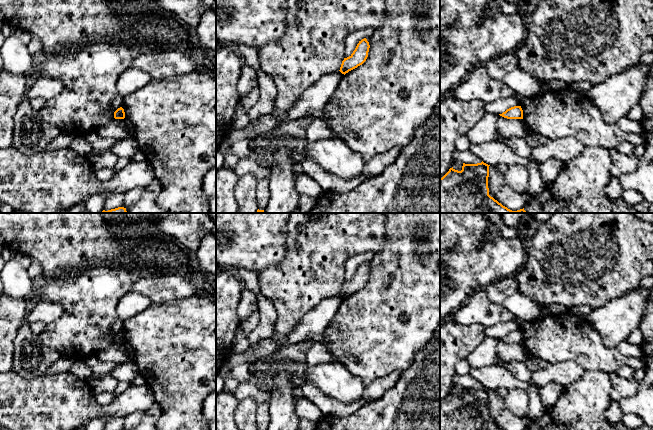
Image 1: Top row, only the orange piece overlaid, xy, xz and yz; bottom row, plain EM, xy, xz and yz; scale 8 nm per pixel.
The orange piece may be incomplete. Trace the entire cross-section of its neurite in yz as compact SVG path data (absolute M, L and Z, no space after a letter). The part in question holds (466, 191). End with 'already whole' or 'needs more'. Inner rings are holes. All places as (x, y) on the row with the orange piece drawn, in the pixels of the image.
M465 164L462 170L453 167L440 178L440 213L527 213L524 208L512 211L489 195L488 164Z; already whole

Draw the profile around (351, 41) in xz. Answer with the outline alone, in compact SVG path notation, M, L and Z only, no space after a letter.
M368 27L365 29L361 29L358 31L355 31L353 33L350 33L345 38L345 58L351 56L353 51L355 50L357 44L364 38L370 37L374 32L373 27Z

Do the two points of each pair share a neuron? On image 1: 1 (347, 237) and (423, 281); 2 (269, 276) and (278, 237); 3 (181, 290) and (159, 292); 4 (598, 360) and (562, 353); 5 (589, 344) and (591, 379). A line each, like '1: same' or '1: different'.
1: different
2: different
3: same
4: same
5: different

